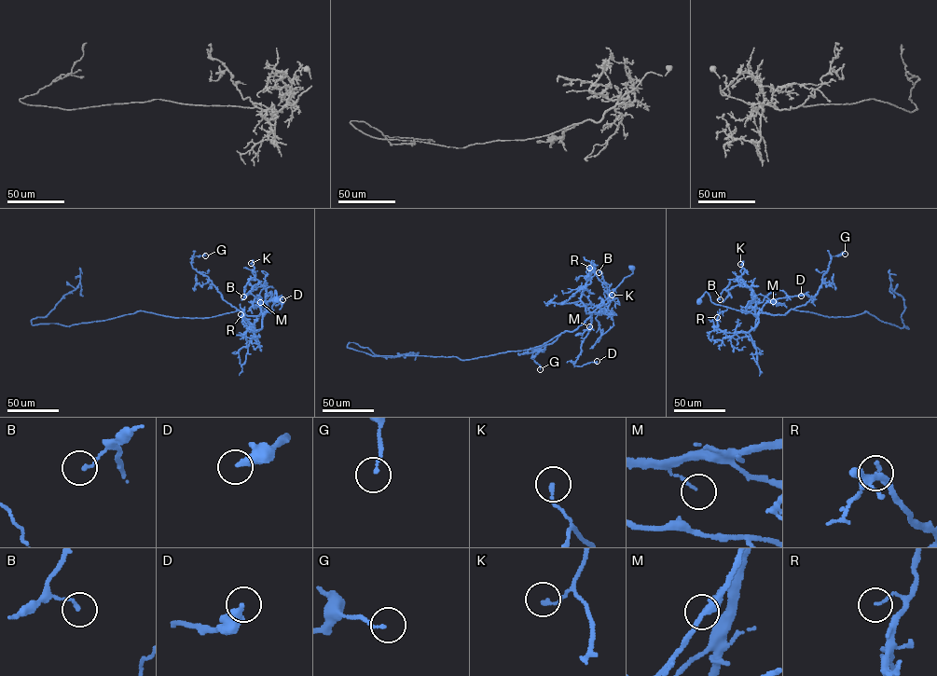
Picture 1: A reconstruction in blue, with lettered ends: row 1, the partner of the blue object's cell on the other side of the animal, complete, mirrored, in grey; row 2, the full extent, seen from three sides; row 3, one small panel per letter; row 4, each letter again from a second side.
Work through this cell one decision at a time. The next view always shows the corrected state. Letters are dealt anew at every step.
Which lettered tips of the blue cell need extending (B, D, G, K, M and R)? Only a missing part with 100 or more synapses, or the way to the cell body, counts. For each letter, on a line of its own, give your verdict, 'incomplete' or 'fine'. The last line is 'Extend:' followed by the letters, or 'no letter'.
B: fine
D: fine
G: fine
K: fine
M: fine
R: fine
Extend: no letter

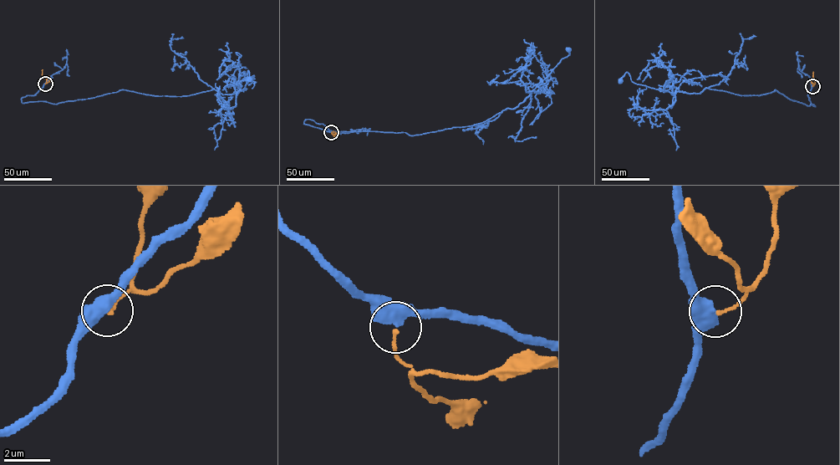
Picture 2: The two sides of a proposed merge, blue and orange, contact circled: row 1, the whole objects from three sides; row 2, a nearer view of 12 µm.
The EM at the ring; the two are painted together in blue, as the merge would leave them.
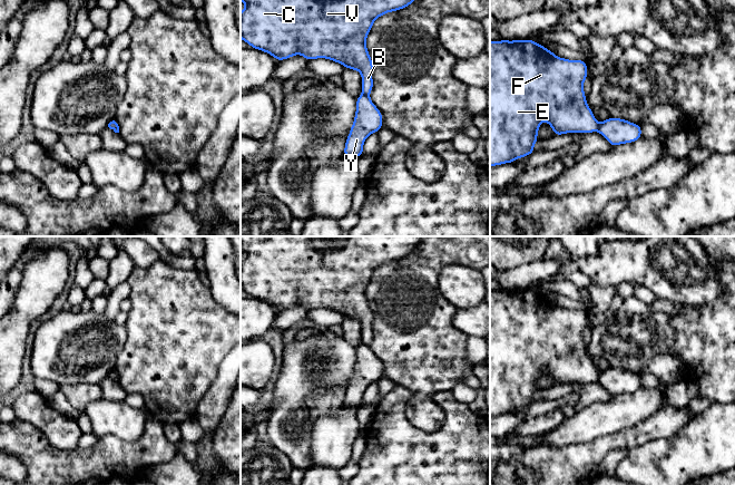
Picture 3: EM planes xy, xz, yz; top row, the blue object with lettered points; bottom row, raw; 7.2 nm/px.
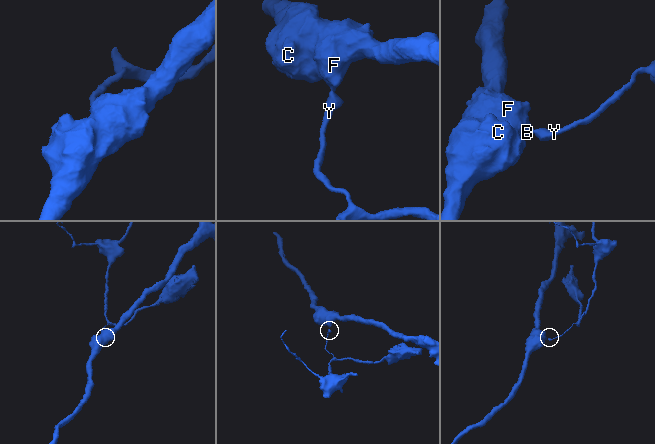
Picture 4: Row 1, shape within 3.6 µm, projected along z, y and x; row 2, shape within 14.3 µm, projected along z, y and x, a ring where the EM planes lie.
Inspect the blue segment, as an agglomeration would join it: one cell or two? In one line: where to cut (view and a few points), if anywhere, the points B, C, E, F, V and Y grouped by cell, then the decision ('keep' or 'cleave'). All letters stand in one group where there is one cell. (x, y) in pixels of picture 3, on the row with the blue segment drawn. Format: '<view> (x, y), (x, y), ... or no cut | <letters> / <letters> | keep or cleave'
xz (363, 93), (368, 96) | B C E F V / Y | cleave

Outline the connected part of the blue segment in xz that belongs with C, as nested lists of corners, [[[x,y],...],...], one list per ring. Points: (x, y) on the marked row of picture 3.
[[[242,0],[245,9],[241,12],[241,38],[252,48],[272,55],[277,61],[297,54],[307,61],[326,58],[342,64],[345,68],[359,70],[362,76],[362,91],[370,95],[373,88],[373,62],[366,49],[366,37],[376,18],[391,11],[404,9],[414,0]]]

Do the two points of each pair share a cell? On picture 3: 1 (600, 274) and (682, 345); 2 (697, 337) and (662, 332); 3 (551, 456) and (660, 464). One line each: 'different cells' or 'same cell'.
1: different cells
2: different cells
3: different cells

